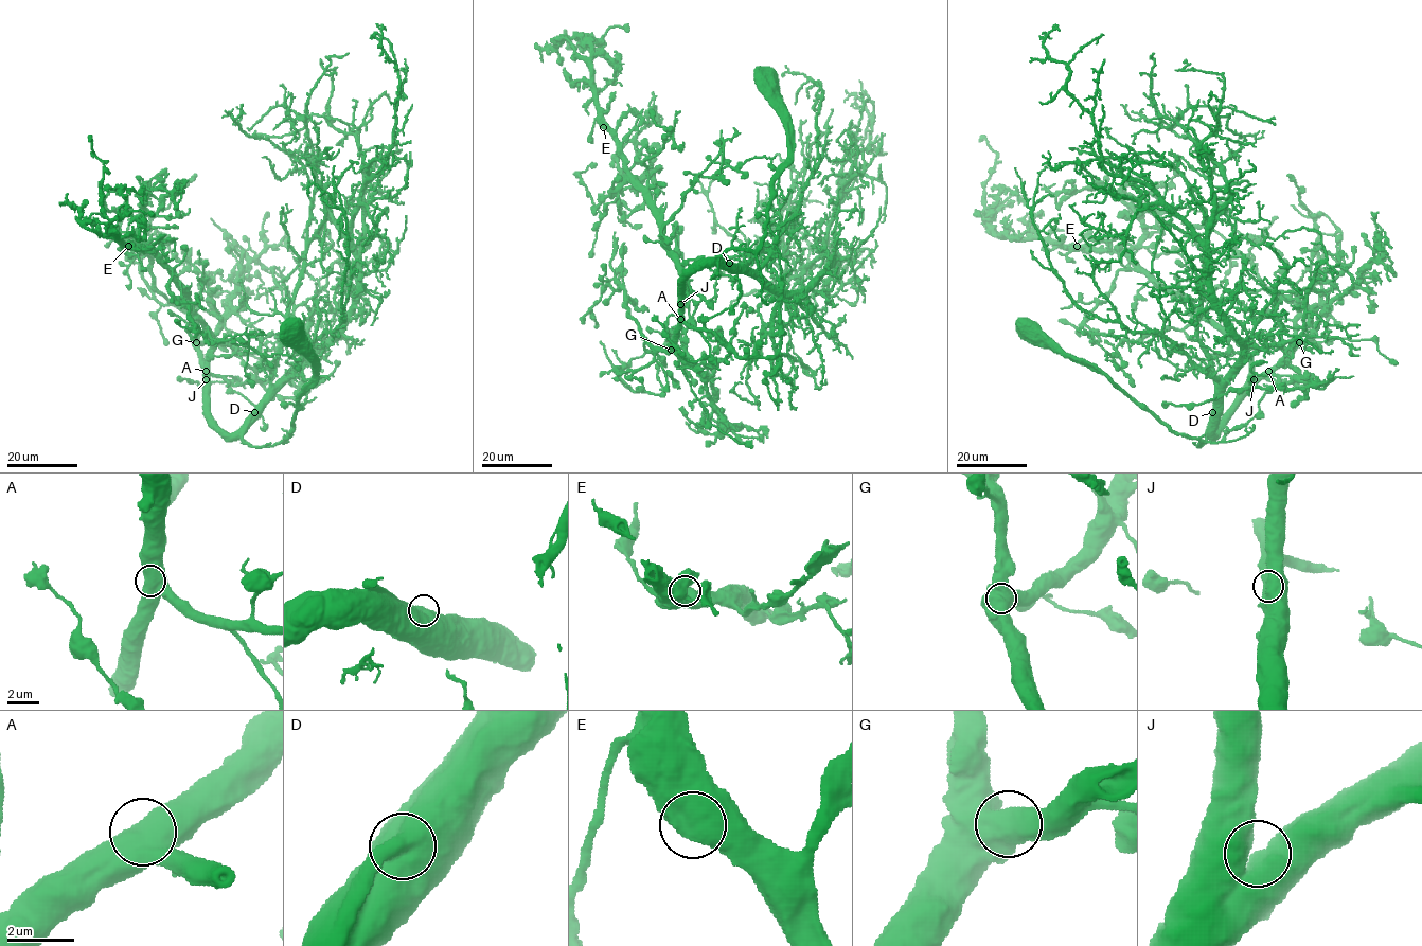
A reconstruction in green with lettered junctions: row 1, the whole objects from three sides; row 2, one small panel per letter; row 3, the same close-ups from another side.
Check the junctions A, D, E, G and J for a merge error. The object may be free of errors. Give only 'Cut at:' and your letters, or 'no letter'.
Cut at: no letter

